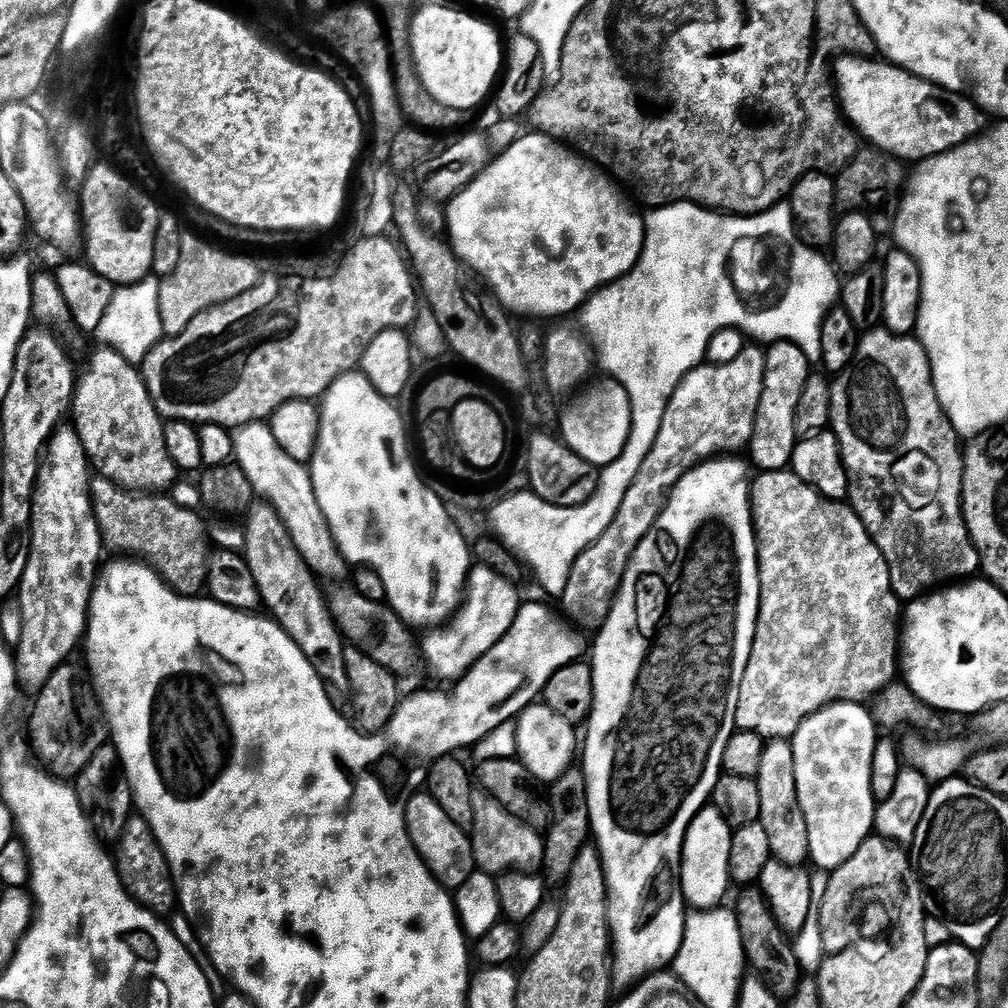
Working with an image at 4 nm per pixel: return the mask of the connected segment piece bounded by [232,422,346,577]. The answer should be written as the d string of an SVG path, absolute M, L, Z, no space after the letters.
M264 422L241 424L235 429L232 450L235 463L244 473L253 493L276 512L308 568L319 577L342 575L346 561L336 547L336 540L330 534L328 523L318 506L311 471L278 446L271 427Z

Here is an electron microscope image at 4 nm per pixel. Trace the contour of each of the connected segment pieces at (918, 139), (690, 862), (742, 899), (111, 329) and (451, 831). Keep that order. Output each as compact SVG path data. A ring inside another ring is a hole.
M846 58L834 68L834 84L838 89L841 109L848 123L855 127L867 143L868 140L872 143L869 145L873 149L888 152L897 160L923 162L931 156L941 156L943 152L954 150L968 140L975 140L989 127L989 117L984 109L968 97L961 96L958 92L947 92L937 84L907 72L905 68L897 68L891 62L877 62L879 61L874 58ZM879 88L884 91L884 104L876 104L880 100L879 94L876 93Z
M706 806L698 813L687 830L678 869L678 883L685 903L694 910L710 910L717 907L730 885L730 846L732 833L727 822L715 806Z
M748 886L736 900L734 911L738 930L742 938L744 955L755 975L763 980L773 992L777 994L791 993L795 989L798 979L801 977L800 960L792 949L789 933L783 932L774 918L772 908L768 905L763 891L756 886Z
M149 274L137 284L117 287L106 312L102 314L100 325L94 331L94 336L100 339L101 345L114 349L122 354L122 358L126 358L126 362L137 366L143 365L144 359L165 339L158 306L160 280L154 277L155 275Z
M416 794L409 799L404 817L408 823L408 833L413 846L424 860L424 865L432 871L432 877L444 888L457 890L477 871L472 838L450 820L431 794Z

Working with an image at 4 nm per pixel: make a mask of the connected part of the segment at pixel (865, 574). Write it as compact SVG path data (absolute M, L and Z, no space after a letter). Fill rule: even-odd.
M795 471L760 472L751 481L752 494L752 527L756 529L756 543L758 545L758 563L760 565L760 613L756 623L754 642L750 650L750 662L746 668L746 674L742 674L742 686L738 697L738 710L736 711L736 727L742 732L756 732L765 738L791 738L795 736L800 723L807 716L812 716L819 708L826 704L837 702L864 702L875 697L876 693L893 683L898 676L898 649L902 644L902 602L892 591L890 582L890 570L886 558L882 558L882 550L870 538L864 524L856 517L855 512L847 503L829 500L821 494L813 485L797 478ZM830 542L852 542L852 548L856 548L856 556L852 558L852 570L848 570L848 576L842 576L842 586L836 588L834 580L826 580L822 574L822 544Z

